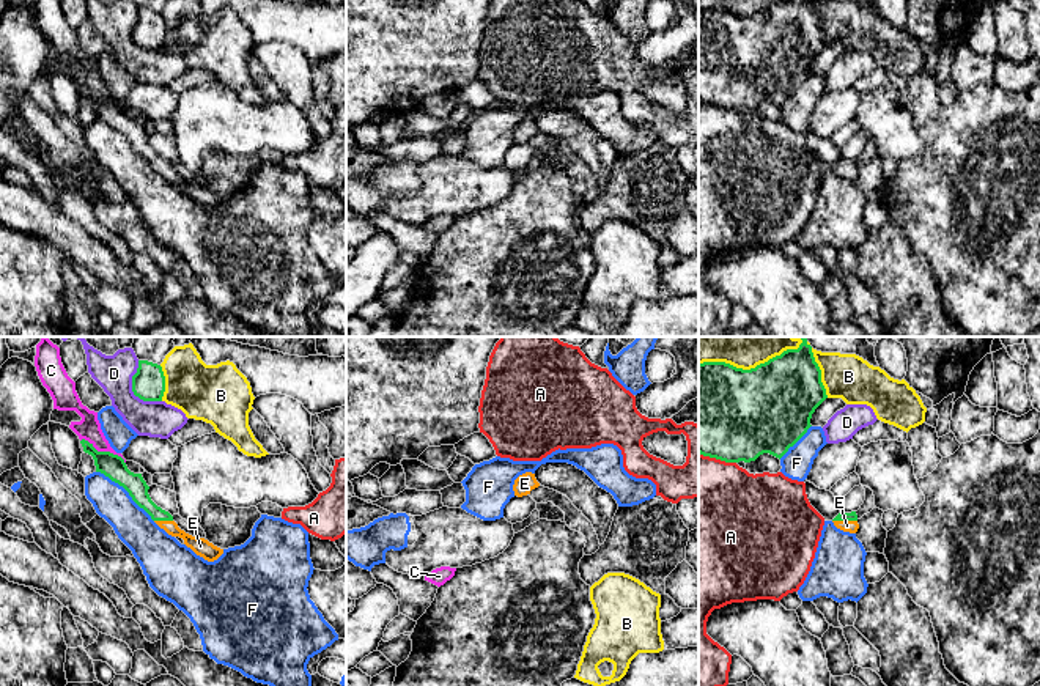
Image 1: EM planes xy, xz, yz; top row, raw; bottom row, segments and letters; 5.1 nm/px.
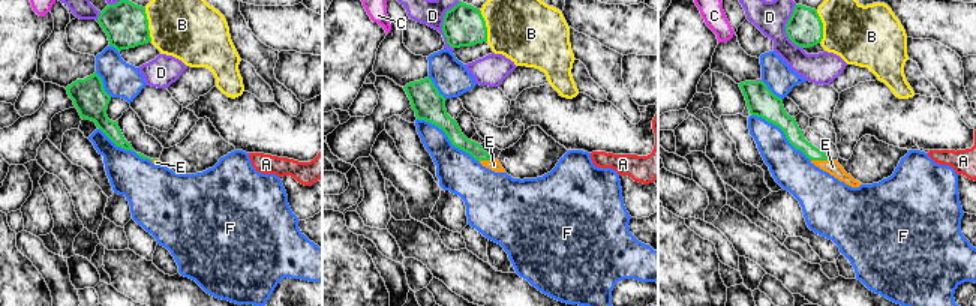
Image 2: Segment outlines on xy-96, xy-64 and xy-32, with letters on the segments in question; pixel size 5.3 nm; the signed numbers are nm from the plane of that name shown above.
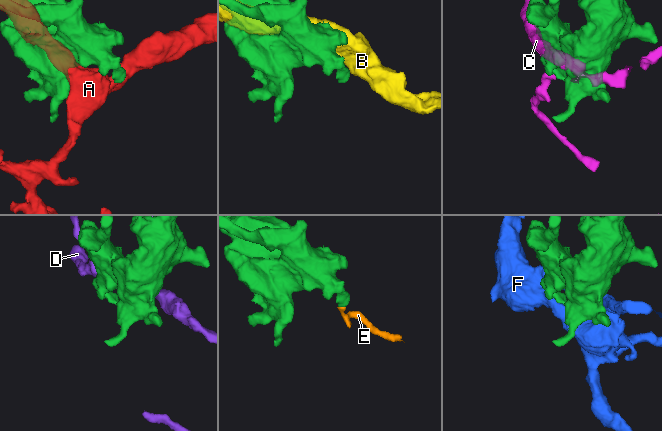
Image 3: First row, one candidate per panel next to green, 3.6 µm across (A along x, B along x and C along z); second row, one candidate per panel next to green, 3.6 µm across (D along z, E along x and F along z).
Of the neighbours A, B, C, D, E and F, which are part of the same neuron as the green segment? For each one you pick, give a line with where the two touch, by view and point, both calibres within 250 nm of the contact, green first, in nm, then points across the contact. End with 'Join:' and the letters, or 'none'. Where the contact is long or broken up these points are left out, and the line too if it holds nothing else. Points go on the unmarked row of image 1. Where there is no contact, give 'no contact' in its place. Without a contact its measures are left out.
E: contact yz (845, 167); calibres 50 and 60 nm
Join: E

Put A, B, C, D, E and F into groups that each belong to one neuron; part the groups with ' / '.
A / B / C / D / E / F

